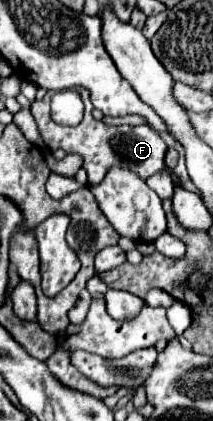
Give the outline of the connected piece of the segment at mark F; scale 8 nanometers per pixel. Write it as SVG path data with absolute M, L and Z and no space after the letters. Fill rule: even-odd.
M75 87L75 89L79 91L79 95L81 95L85 106L83 120L77 127L65 127L65 125L59 125L59 123L55 123L51 119L51 115L49 115L49 101L55 95L51 91L47 91L41 101L33 101L31 103L31 113L33 113L33 117L35 117L37 125L39 125L39 131L43 135L45 145L51 151L55 151L57 147L61 147L67 153L77 153L77 155L83 157L83 161L85 161L83 167L87 169L89 185L97 185L99 181L103 181L103 177L105 177L105 173L107 173L107 169L111 165L119 165L119 167L131 169L131 171L139 173L139 177L143 177L143 179L147 179L149 175L157 173L161 169L167 169L165 163L163 163L167 145L157 135L157 131L153 131L149 125L109 127L103 121L97 121L92 115L93 105L90 101L89 91L85 87Z

